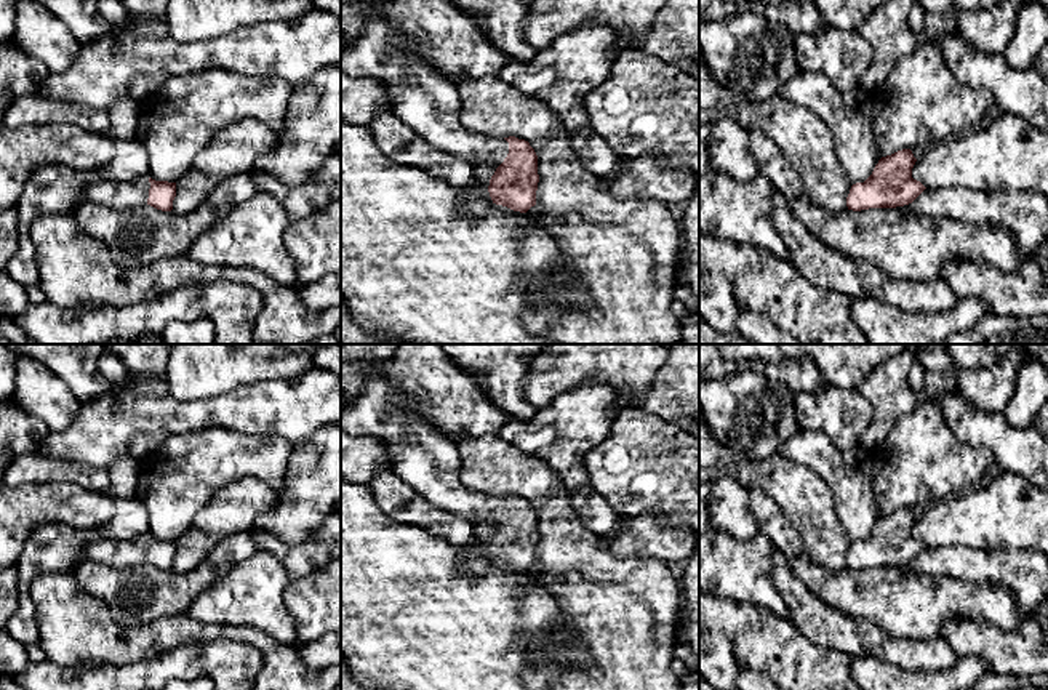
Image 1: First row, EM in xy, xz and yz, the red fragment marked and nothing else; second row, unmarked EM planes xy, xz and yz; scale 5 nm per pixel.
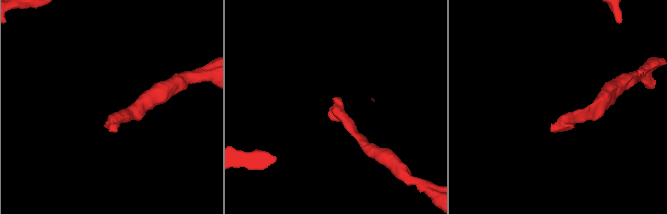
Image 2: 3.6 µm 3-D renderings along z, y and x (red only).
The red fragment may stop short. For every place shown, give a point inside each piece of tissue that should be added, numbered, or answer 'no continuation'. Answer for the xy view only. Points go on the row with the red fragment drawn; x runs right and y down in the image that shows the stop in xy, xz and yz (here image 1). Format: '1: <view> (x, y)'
1: xy (117, 194)

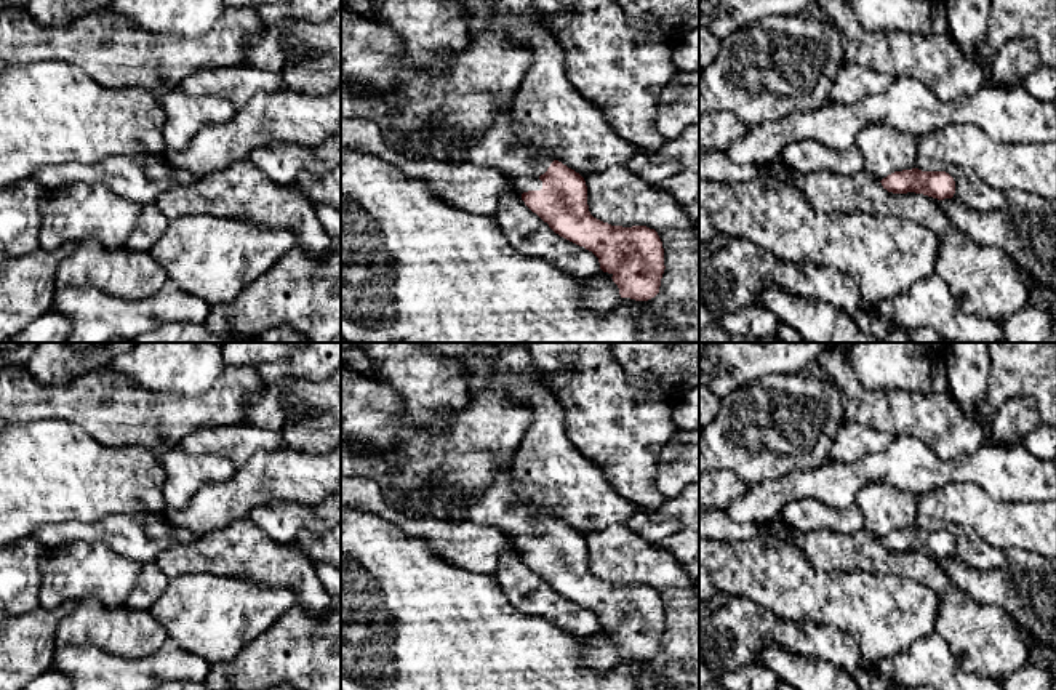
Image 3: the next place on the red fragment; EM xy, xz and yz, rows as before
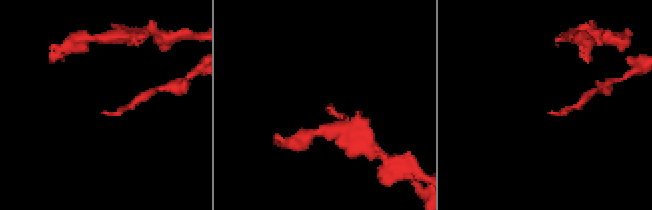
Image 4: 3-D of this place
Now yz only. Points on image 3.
no continuation

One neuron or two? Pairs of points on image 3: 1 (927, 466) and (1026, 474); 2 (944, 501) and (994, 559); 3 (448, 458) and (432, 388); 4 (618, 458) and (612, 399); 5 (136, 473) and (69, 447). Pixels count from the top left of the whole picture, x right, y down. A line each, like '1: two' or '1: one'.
1: one
2: two
3: two
4: one
5: one

